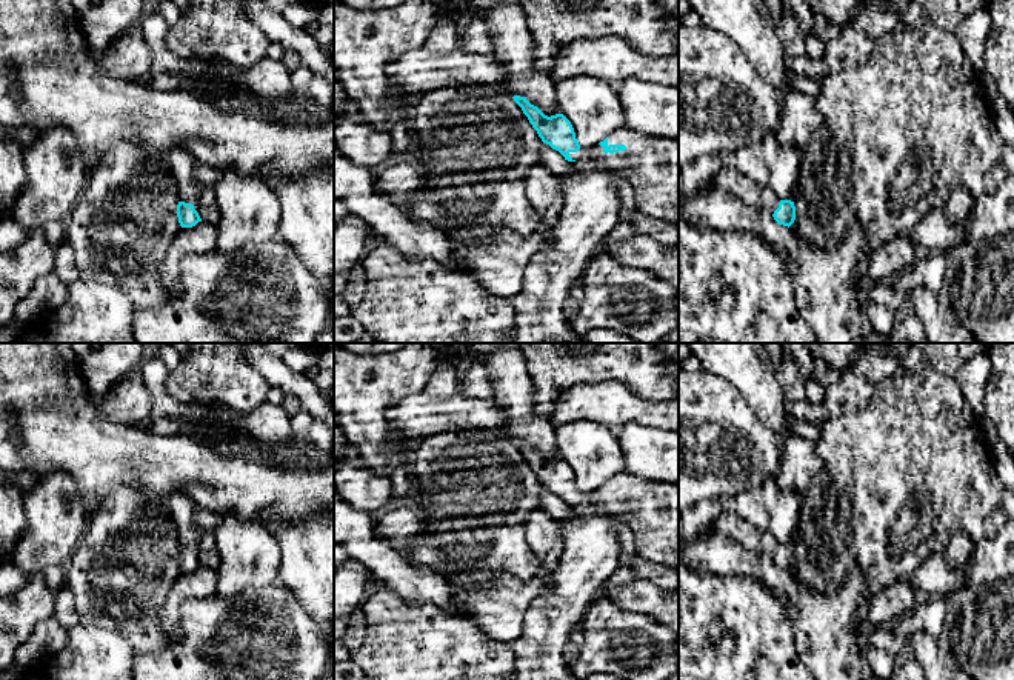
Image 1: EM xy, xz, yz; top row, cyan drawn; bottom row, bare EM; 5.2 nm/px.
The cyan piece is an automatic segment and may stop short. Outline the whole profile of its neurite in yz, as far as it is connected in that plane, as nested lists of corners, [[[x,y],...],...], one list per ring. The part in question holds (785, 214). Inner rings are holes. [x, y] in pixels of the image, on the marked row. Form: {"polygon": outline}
{"polygon": [[[762,188],[762,206],[766,208],[779,225],[791,226],[796,220],[796,206],[791,200],[780,200],[769,188]]]}

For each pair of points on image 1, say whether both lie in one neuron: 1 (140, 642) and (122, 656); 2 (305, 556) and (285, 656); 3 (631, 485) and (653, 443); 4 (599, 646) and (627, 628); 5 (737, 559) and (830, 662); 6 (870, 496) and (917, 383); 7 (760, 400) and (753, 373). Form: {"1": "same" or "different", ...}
{"1": "different", "2": "different", "3": "different", "4": "same", "5": "same", "6": "same", "7": "same"}

